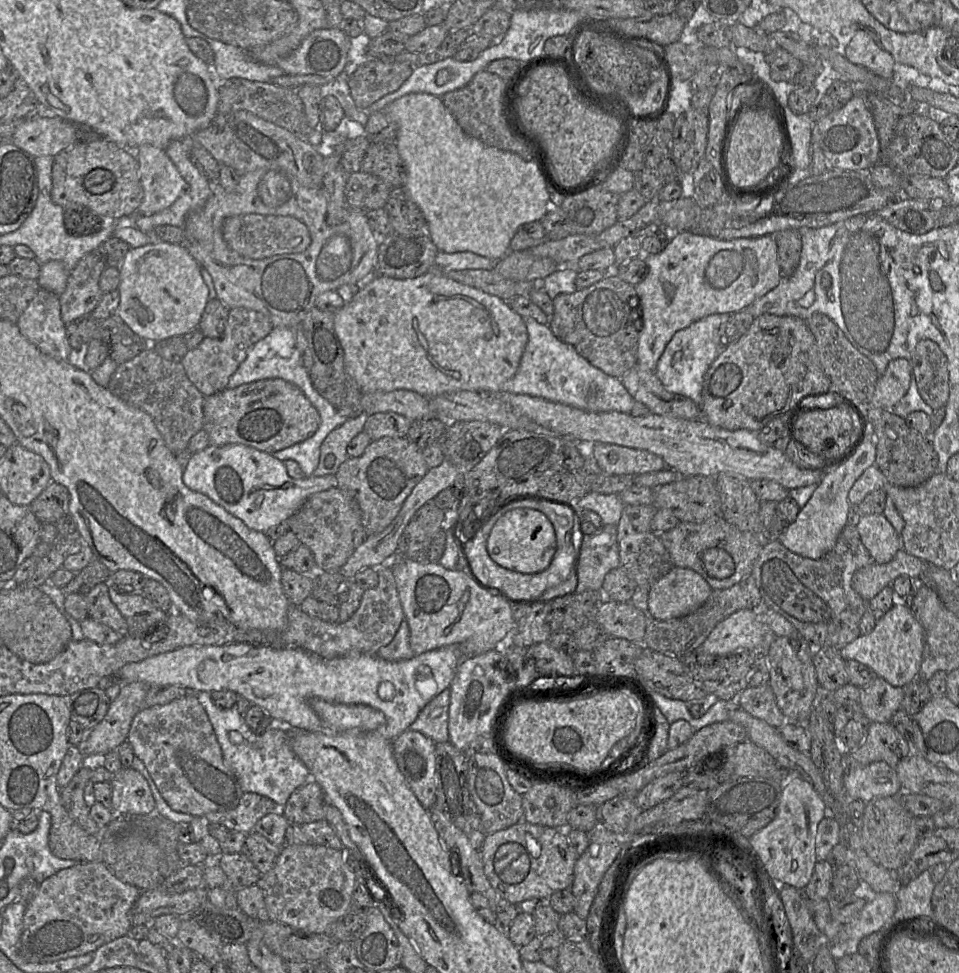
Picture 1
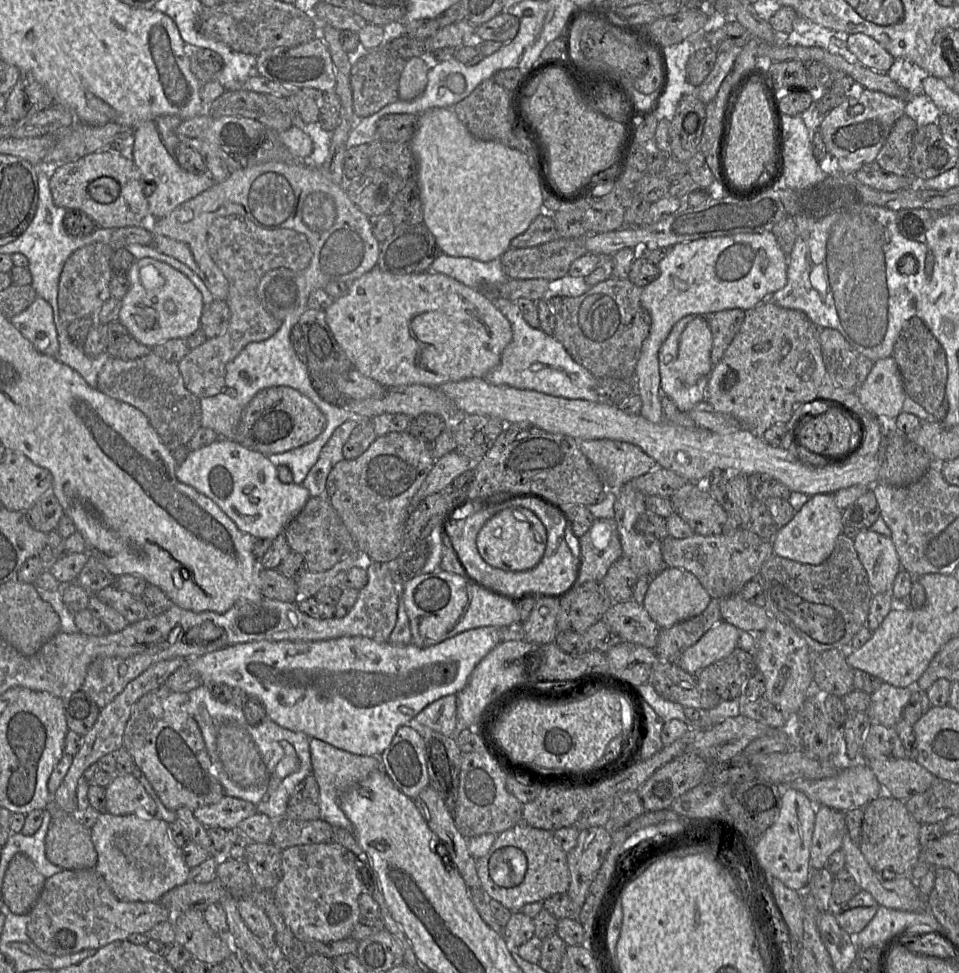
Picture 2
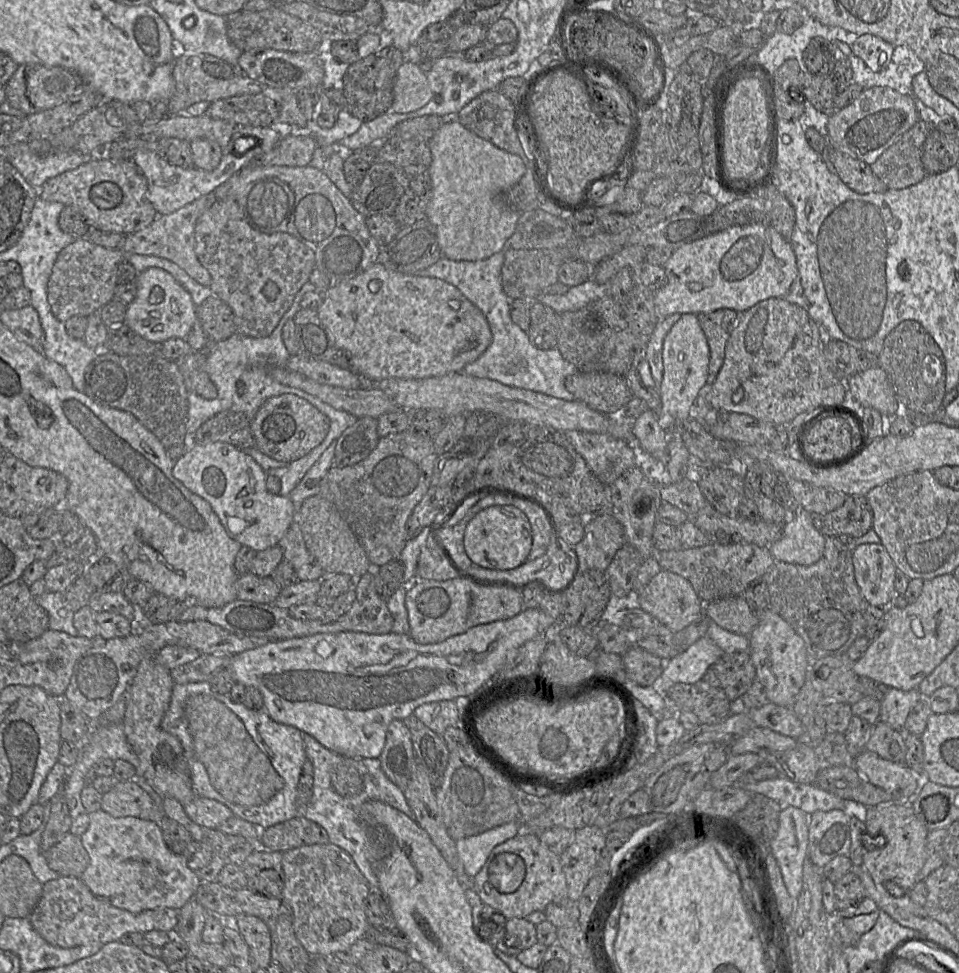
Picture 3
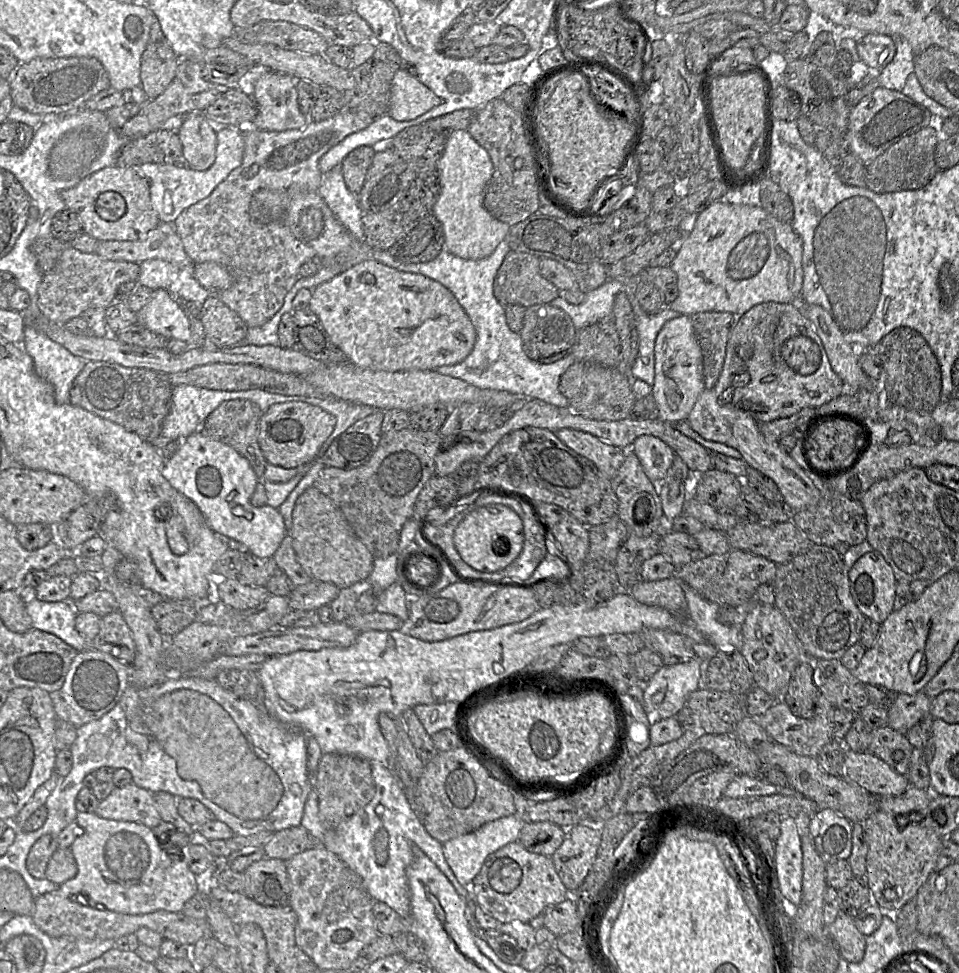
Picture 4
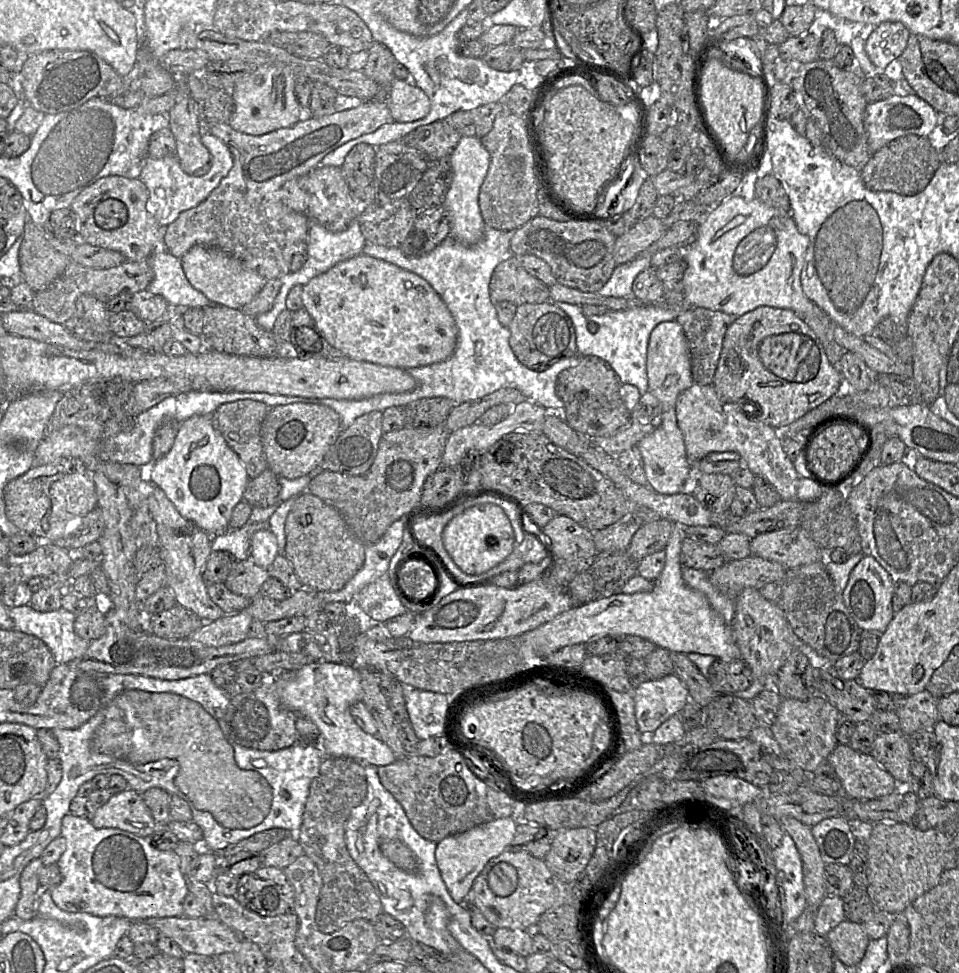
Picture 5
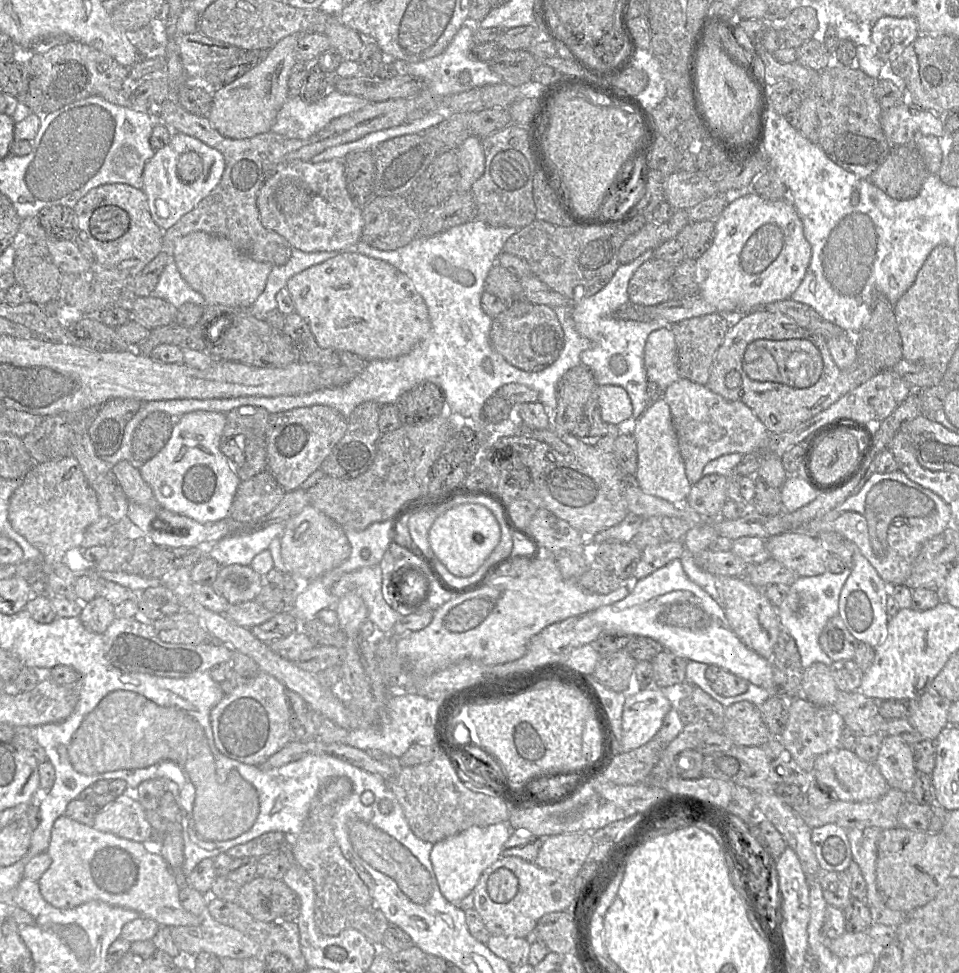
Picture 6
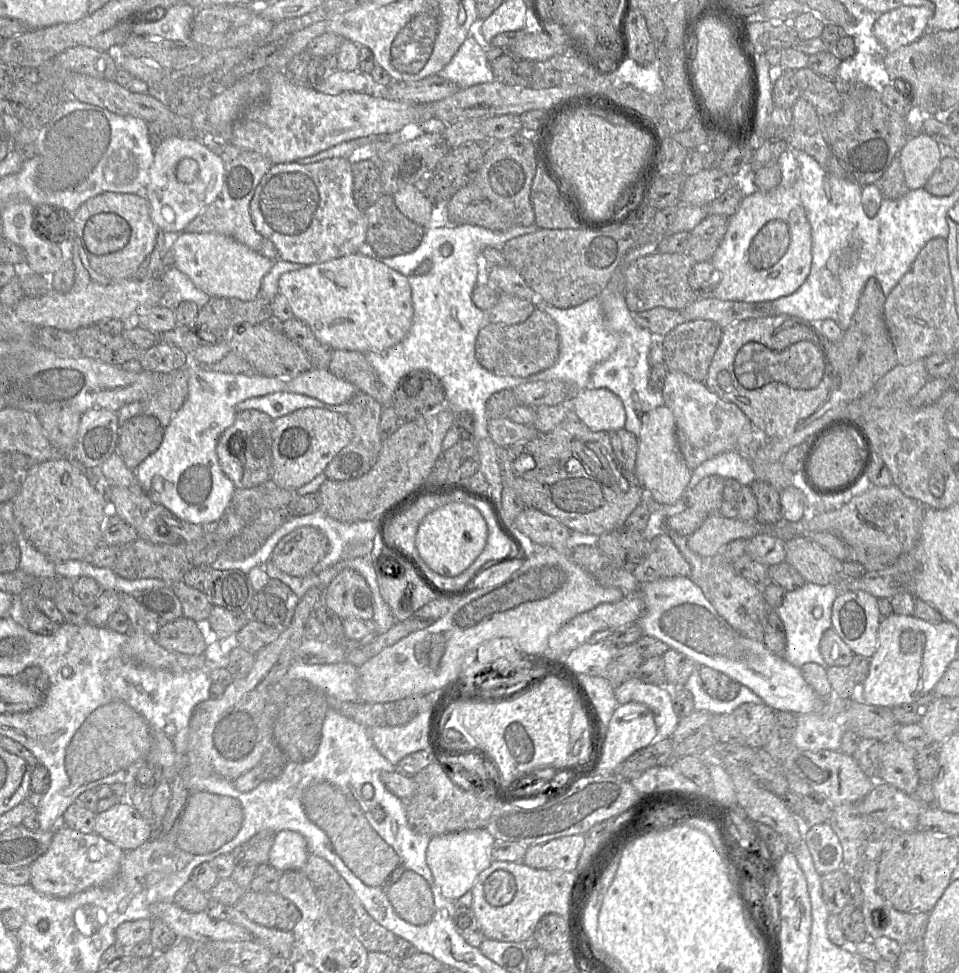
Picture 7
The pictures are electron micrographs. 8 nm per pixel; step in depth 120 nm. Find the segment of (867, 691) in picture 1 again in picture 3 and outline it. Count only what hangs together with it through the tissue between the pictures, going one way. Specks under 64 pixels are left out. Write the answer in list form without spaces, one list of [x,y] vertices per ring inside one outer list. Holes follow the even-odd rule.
[[[889,688],[880,701],[880,721],[896,730],[904,730],[906,719],[914,706],[924,699],[918,689],[901,691]]]

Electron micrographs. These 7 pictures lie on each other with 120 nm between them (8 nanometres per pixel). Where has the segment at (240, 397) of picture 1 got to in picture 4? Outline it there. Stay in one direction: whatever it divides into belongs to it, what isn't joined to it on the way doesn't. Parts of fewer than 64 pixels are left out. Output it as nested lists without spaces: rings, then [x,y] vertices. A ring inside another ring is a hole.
[[[296,401],[276,403],[262,413],[258,443],[268,464],[288,469],[311,465],[335,425],[336,417],[318,406]]]

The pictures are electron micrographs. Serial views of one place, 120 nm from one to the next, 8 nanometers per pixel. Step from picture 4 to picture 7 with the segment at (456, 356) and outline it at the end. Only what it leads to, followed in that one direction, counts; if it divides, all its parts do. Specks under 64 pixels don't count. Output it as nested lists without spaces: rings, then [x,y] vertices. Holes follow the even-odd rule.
[[[360,252],[286,272],[278,284],[279,293],[287,298],[294,317],[306,323],[318,341],[334,350],[382,351],[401,342],[412,326],[414,310],[407,278]]]

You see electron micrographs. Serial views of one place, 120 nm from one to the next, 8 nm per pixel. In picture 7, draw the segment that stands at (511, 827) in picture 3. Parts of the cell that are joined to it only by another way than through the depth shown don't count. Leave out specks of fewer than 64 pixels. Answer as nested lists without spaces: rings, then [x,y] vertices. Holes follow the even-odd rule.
[[[485,828],[431,837],[426,850],[426,862],[443,897],[456,901],[471,891],[478,875],[493,862],[491,851],[494,842],[494,837]]]

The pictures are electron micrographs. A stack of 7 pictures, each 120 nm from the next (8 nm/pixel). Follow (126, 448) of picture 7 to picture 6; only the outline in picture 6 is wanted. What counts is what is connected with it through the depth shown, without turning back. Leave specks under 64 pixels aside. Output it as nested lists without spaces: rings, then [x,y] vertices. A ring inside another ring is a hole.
[[[163,411],[146,416],[132,438],[133,460],[146,462],[153,458],[168,442],[177,418]]]

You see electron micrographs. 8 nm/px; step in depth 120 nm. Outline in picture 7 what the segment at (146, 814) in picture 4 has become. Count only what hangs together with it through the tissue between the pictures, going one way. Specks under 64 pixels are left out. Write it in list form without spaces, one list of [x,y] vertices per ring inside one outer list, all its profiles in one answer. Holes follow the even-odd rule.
[[[127,800],[95,814],[94,831],[124,851],[133,850],[150,840],[152,825]]]

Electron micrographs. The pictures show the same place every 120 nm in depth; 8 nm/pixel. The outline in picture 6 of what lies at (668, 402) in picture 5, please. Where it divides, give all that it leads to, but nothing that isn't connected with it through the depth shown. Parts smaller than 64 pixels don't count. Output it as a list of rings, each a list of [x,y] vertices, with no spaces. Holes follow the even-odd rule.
[[[670,327],[653,331],[644,349],[644,367],[648,381],[657,383],[663,390],[681,378],[677,366],[677,349]]]

